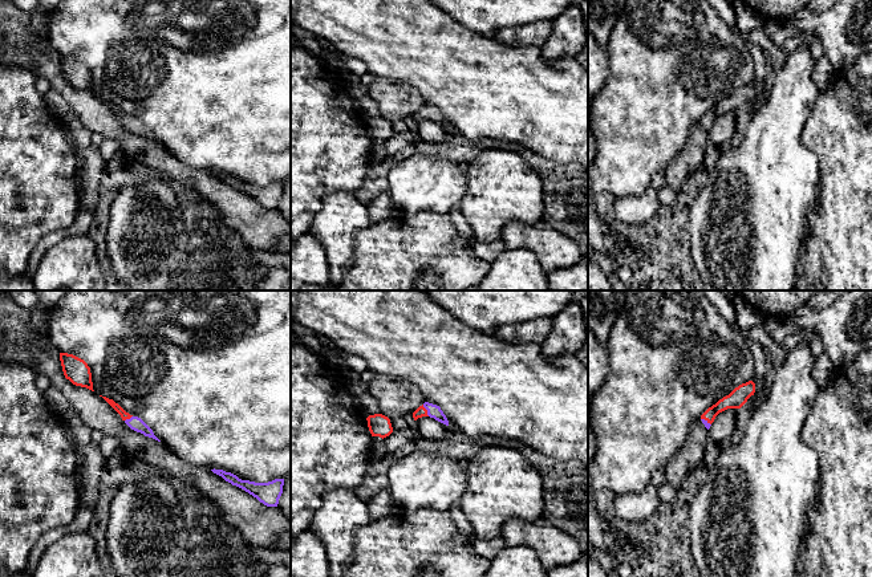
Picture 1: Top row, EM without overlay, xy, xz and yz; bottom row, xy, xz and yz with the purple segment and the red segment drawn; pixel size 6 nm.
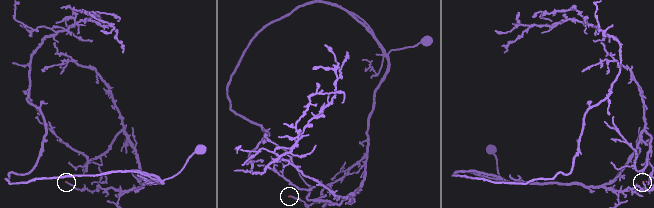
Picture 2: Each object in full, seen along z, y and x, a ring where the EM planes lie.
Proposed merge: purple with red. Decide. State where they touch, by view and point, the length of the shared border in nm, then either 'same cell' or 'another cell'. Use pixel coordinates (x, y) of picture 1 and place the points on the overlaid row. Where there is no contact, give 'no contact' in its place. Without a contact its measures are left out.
xz (426, 409) | 80 nm | same cell

